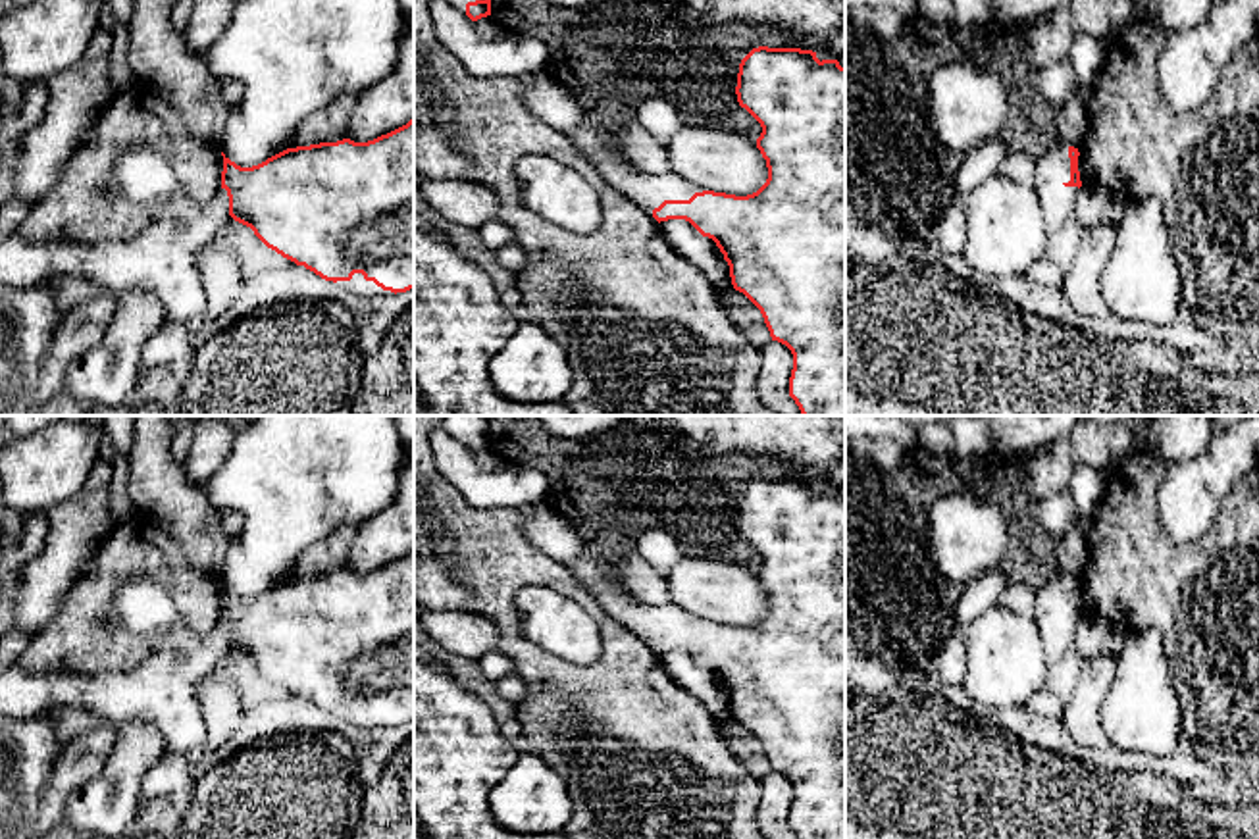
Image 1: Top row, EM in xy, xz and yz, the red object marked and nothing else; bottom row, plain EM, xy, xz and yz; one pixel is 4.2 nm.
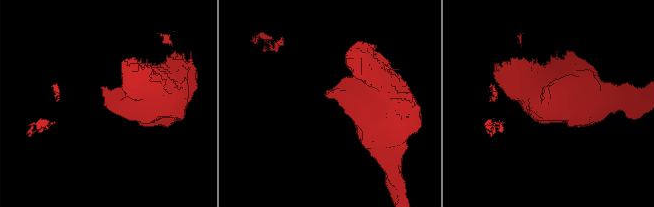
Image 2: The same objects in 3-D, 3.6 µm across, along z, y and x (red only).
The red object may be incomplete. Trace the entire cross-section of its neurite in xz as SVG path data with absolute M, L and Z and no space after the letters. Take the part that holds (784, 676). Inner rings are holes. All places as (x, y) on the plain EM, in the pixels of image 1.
M758 477L739 495L735 525L762 558L757 579L768 598L766 614L747 627L703 622L674 602L639 602L608 572L608 552L585 543L579 560L568 570L608 618L658 654L685 650L716 674L730 697L733 720L760 741L772 772L791 781L789 827L799 839L845 839L845 498L837 491L820 493L812 481Z

